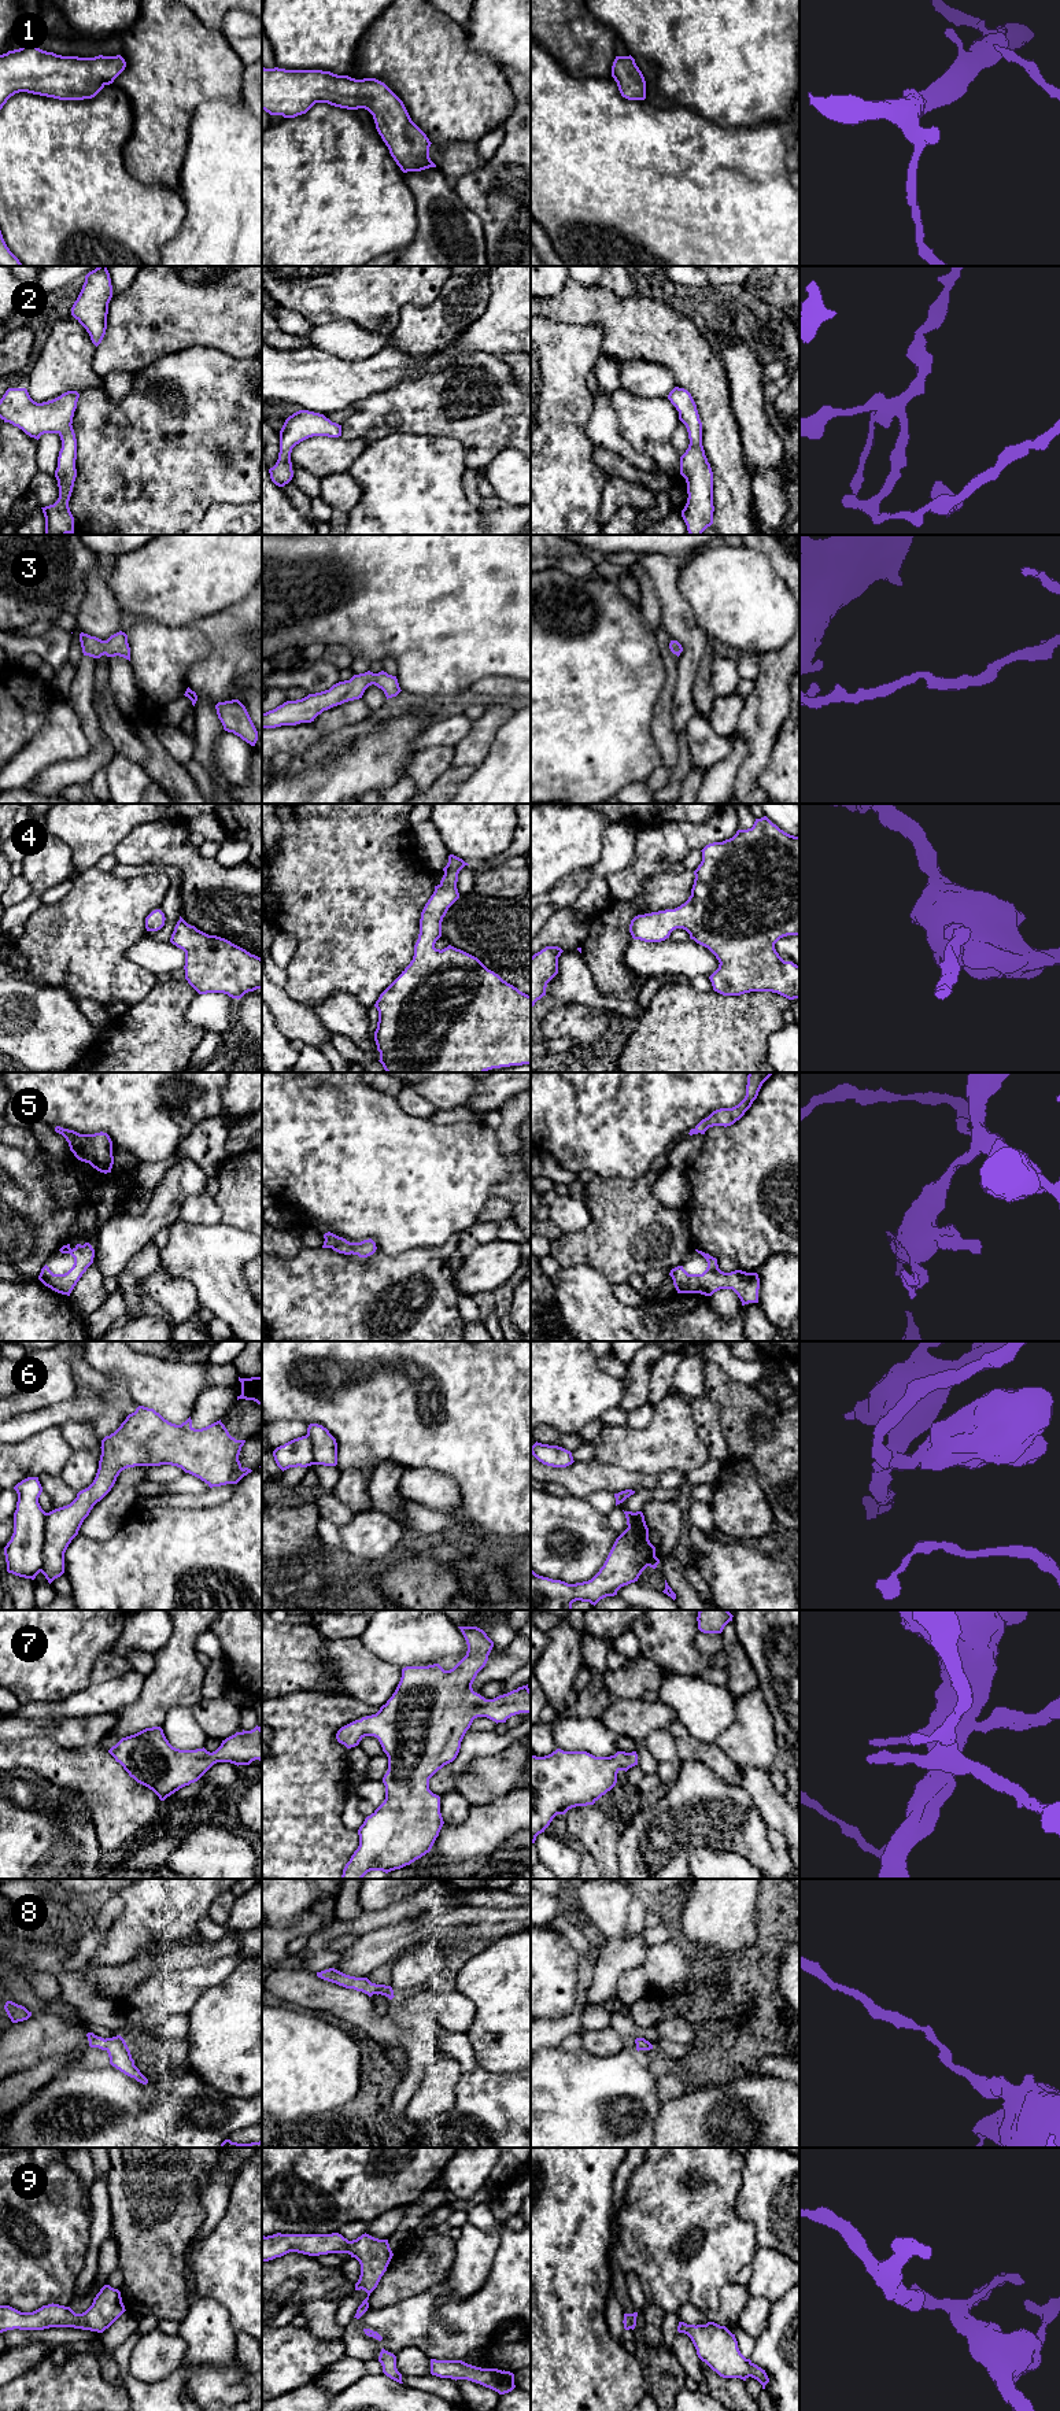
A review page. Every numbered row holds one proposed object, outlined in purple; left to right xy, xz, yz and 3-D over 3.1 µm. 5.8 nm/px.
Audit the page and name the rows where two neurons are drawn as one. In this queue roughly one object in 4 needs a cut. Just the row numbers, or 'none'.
6

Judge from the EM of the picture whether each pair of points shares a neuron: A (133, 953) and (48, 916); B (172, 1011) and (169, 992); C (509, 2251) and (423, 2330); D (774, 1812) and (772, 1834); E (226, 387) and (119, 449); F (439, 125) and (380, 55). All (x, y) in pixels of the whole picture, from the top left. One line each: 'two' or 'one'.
A: two
B: one
C: one
D: two
E: one
F: one

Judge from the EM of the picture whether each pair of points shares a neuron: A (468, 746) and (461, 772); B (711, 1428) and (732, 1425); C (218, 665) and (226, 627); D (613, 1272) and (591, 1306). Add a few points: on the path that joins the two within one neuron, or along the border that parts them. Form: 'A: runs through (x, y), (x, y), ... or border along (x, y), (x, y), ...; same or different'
A: border along (475, 765), (451, 767); different
B: border along (708, 1396), (716, 1407), (728, 1457); different
C: runs through (226, 656), (226, 637); same
D: border along (577, 1265), (594, 1267), (612, 1287); different

